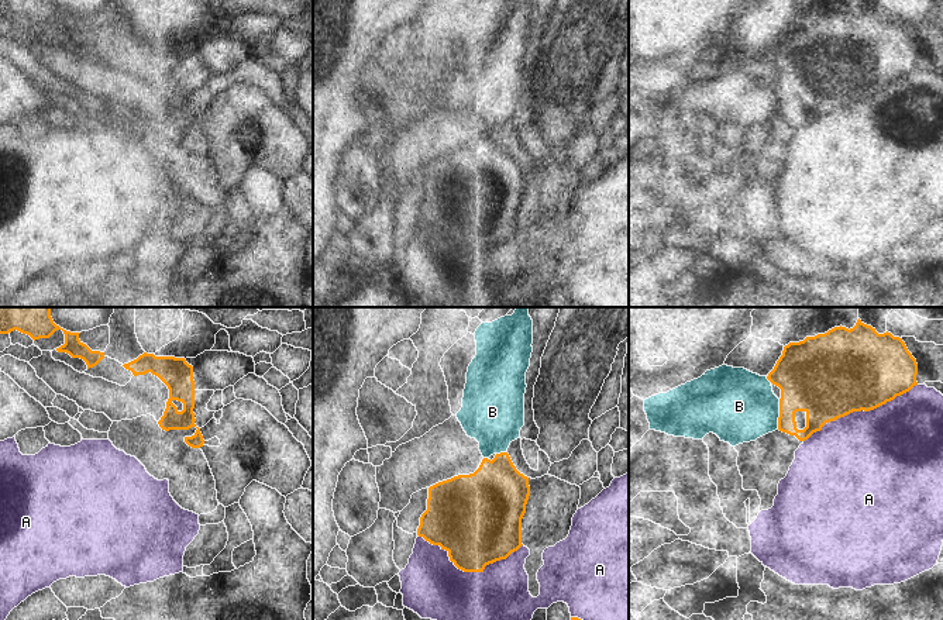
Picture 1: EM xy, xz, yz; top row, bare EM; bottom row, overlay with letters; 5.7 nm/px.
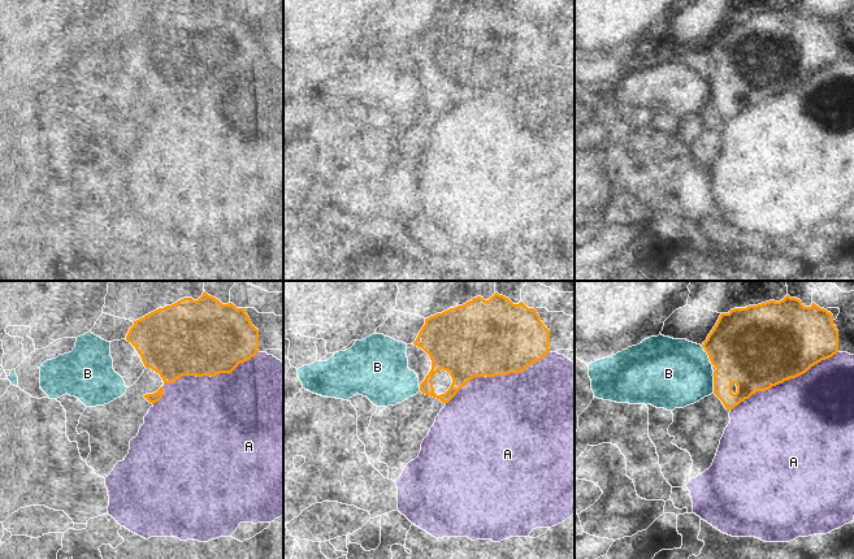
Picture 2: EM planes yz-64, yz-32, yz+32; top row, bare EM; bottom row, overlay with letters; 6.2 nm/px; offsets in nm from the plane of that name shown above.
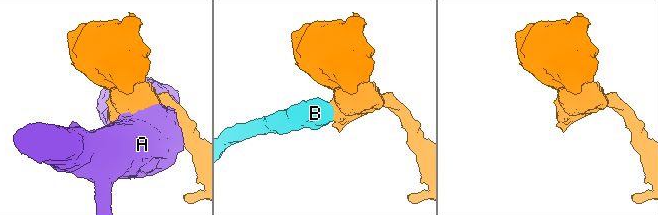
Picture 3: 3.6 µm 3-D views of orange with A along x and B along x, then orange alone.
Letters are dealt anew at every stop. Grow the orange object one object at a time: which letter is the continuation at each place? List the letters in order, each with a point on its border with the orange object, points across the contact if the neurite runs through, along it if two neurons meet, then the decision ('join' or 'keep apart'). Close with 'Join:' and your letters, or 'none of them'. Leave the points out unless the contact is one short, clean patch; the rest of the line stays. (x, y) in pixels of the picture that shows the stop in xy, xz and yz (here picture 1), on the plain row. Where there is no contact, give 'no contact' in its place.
A: xz (468, 255) | keep apart
B: yz (780, 99) | keep apart
Join: none of them

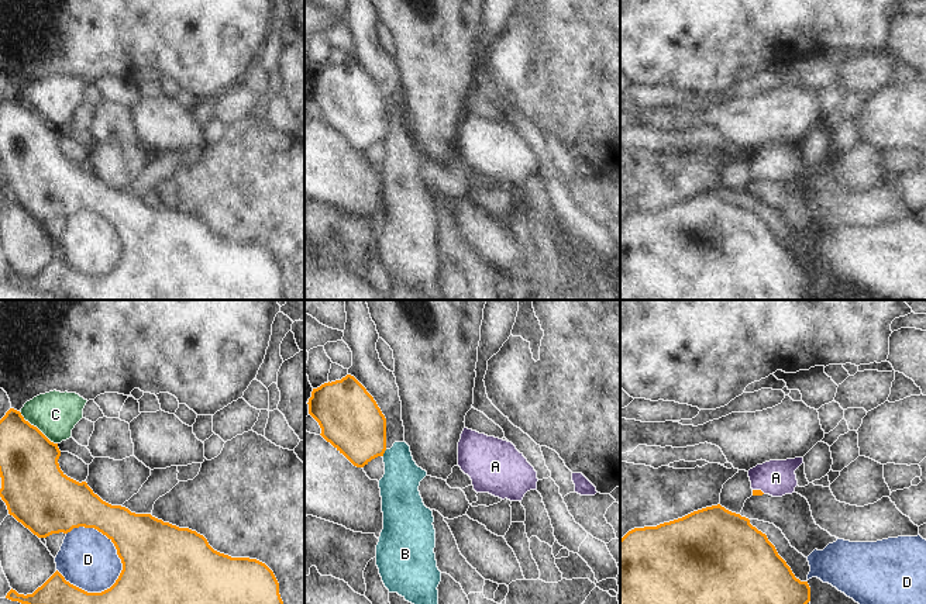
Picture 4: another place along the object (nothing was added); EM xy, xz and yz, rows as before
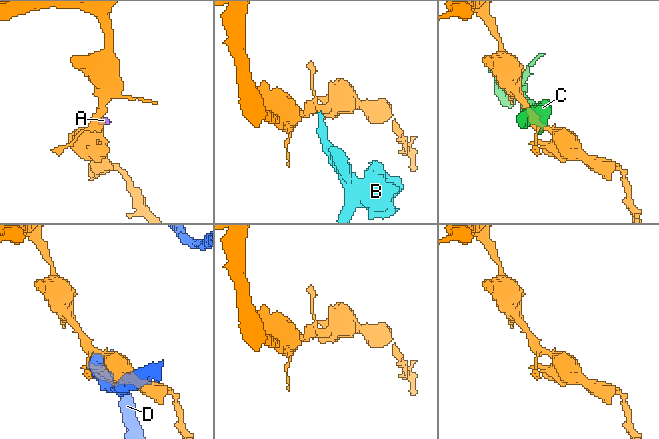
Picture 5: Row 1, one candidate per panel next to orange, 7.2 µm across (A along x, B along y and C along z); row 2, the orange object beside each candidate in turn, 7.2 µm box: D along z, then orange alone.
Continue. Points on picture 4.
A: yz (758, 175) | across yz (754, 176), (758, 175), (771, 162), (775, 162) | join
B: xz (384, 137) | along xz (386, 134), (382, 141) | keep apart
C: xy (35, 111) | keep apart
D: xy (113, 227) | keep apart
Join: A

